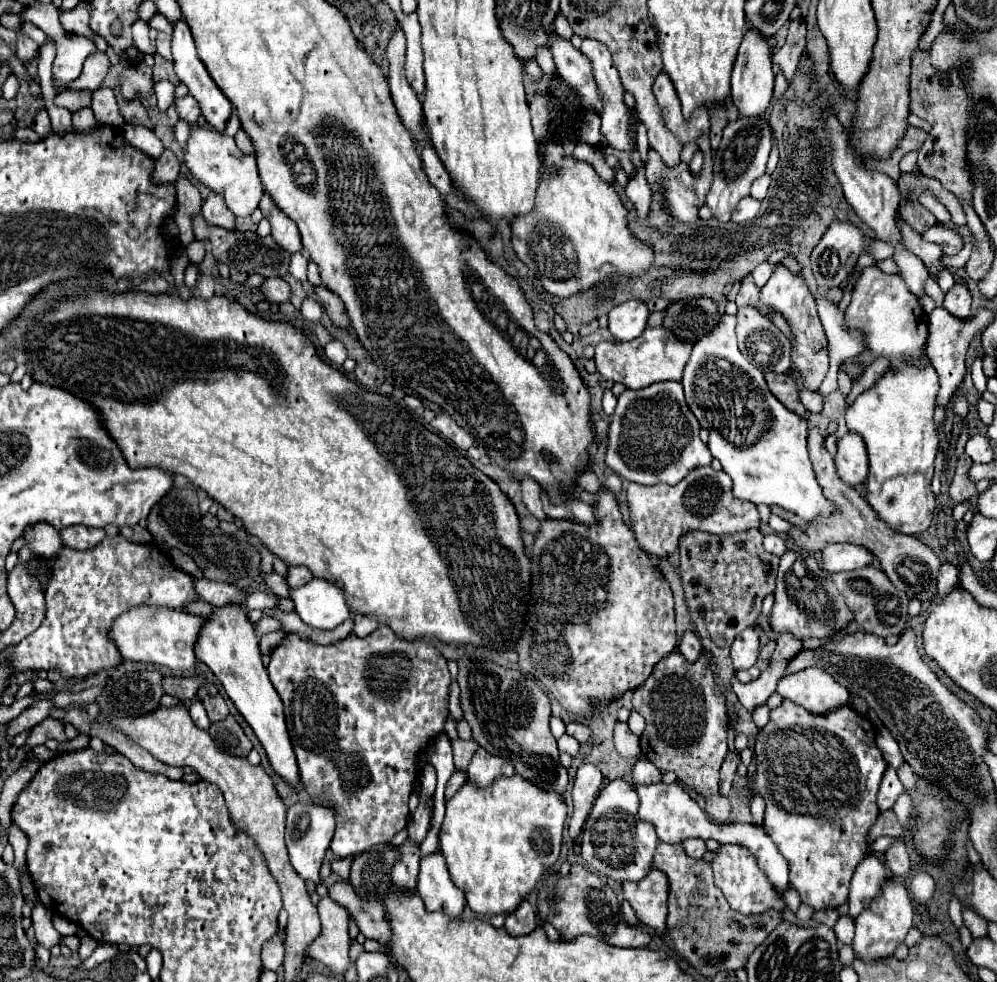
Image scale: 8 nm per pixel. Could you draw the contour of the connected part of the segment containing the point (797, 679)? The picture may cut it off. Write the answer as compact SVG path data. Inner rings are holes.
M820 668L788 674L778 684L778 694L812 714L826 714L848 704L848 690Z

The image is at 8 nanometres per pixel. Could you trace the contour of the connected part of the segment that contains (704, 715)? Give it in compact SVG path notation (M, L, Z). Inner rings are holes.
M672 652L666 660L662 660L650 678L634 690L632 698L634 710L640 712L646 720L646 730L640 736L642 754L658 766L662 772L674 772L678 780L698 794L702 794L708 802L708 814L718 822L730 816L730 800L720 794L720 764L728 752L728 714L726 714L726 696L722 688L714 682L708 658L702 654L696 664L684 660L680 652Z

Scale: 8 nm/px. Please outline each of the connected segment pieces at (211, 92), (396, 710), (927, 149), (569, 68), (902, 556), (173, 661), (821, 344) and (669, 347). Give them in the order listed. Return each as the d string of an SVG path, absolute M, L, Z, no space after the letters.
M184 20L174 24L174 32L172 32L172 56L174 56L174 70L180 78L180 82L184 82L190 90L190 94L196 98L202 116L206 118L208 124L212 124L212 128L216 132L224 132L226 122L232 114L232 104L228 104L226 96L222 94L222 90L216 86L216 82L208 76L208 70L204 68L204 62L198 58L196 54L196 46L194 46L194 38L190 34L190 28Z
M376 630L374 634L370 634L368 638L356 638L354 634L350 634L346 640L338 640L330 646L320 646L316 642L304 640L296 634L286 634L282 638L282 642L272 650L270 656L270 664L268 664L268 674L270 674L270 682L274 684L276 692L280 694L280 700L284 704L284 716L286 716L286 726L288 726L288 734L290 734L290 742L294 746L294 754L298 760L298 772L300 772L300 782L304 786L304 790L310 794L310 798L316 804L326 804L336 812L336 834L332 838L330 850L340 856L360 856L362 852L366 852L370 846L376 844L384 844L388 842L394 834L398 834L402 828L406 828L408 818L410 818L410 810L408 810L408 798L414 786L414 780L418 776L418 754L428 746L428 742L432 738L436 738L438 734L442 734L442 726L444 726L444 718L448 714L448 684L450 684L450 672L446 666L444 656L440 654L440 650L436 646L432 646L426 640L404 640L400 636L396 636L394 632L384 632L384 630Z
M916 48L912 60L912 76L910 76L910 112L932 124L932 132L928 134L922 148L918 150L918 166L928 178L940 180L944 188L956 194L960 204L966 204L972 198L972 172L966 152L968 108L970 108L970 100L960 78L954 74L950 76L948 86L940 86L938 72L930 64L928 50Z
M554 34L550 40L552 40L550 52L554 56L560 78L580 96L582 106L586 110L598 112L602 108L602 100L596 90L590 62L582 52L578 52L568 40L562 40L558 34Z
M818 430L808 432L808 452L810 452L810 460L812 460L812 466L816 472L816 480L818 480L824 496L828 496L828 500L832 500L832 504L836 504L836 508L840 508L840 512L836 512L836 516L832 516L832 520L824 520L824 524L808 524L808 530L788 530L786 534L792 538L792 542L804 552L820 552L826 544L831 543L860 544L876 556L876 560L880 562L880 568L884 570L888 580L892 580L892 584L896 584L896 588L906 592L906 596L910 600L912 598L916 598L920 602L932 600L936 596L936 582L938 582L936 576L938 576L938 570L942 564L940 558L934 554L934 550L928 548L918 538L902 536L902 534L894 532L892 528L888 528L882 520L878 520L878 516L866 504L866 500L836 476L834 460L828 454L828 450L824 446L824 438Z
M136 606L120 614L112 622L108 636L126 660L154 662L154 664L168 666L172 670L188 670L188 668L194 668L194 662L196 662L194 642L198 640L198 632L202 624L204 624L202 616L194 616L182 610Z
M776 266L772 278L766 282L766 286L760 290L760 314L770 318L770 314L778 312L790 326L790 332L794 336L792 340L792 366L788 370L788 376L794 378L798 392L800 390L812 390L816 392L820 388L820 382L824 380L824 374L828 372L830 364L828 364L828 342L824 336L824 328L820 324L818 312L816 312L816 304L814 304L814 296L808 290L806 282L796 278L790 270L786 270L784 266Z
M646 328L644 334L632 342L600 342L596 346L594 362L598 372L612 382L620 382L626 388L644 388L652 382L682 380L682 368L690 356L692 344L672 336L666 328Z

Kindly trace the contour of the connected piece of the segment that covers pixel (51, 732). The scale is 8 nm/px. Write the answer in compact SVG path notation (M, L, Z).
M46 718L44 722L40 722L38 726L34 726L30 730L30 738L28 738L28 746L34 748L38 744L44 744L48 740L56 740L56 742L64 742L66 734L64 734L64 724L52 718Z

